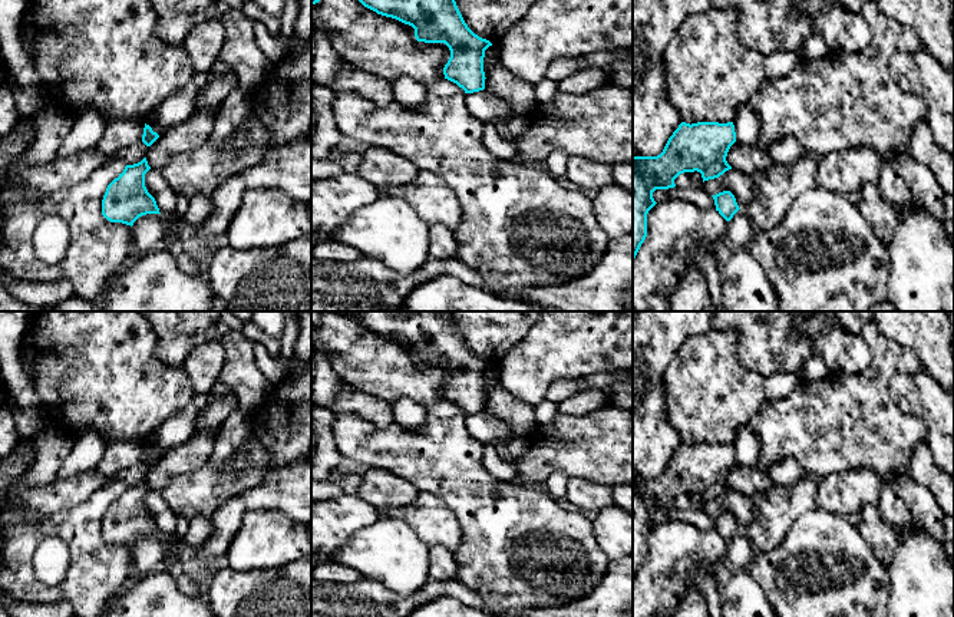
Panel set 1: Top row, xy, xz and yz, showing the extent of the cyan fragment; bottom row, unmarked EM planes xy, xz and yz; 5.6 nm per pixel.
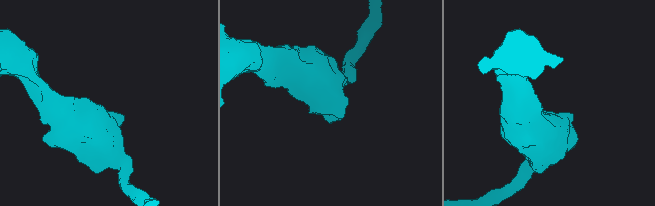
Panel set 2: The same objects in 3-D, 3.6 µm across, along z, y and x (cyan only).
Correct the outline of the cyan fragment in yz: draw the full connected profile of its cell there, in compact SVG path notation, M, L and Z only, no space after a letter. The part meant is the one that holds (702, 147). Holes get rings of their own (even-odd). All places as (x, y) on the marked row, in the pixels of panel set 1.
M681 122L669 138L663 152L657 156L633 156L633 261L647 237L647 214L657 204L653 198L656 189L674 188L674 179L684 172L700 172L703 182L719 178L732 169L726 156L736 142L733 122Z

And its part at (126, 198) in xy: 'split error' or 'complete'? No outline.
complete

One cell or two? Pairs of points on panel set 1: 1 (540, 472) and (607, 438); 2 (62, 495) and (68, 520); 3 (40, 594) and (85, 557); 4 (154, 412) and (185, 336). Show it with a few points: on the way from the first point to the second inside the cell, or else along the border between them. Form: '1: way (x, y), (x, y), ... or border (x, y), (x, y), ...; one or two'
1: way (557, 458), (568, 446), (590, 446); one
2: border (93, 491), (79, 504), (43, 515); two
3: way (55, 594), (60, 593), (82, 571); one
4: border (155, 336), (155, 355), (161, 360), (181, 368); two

